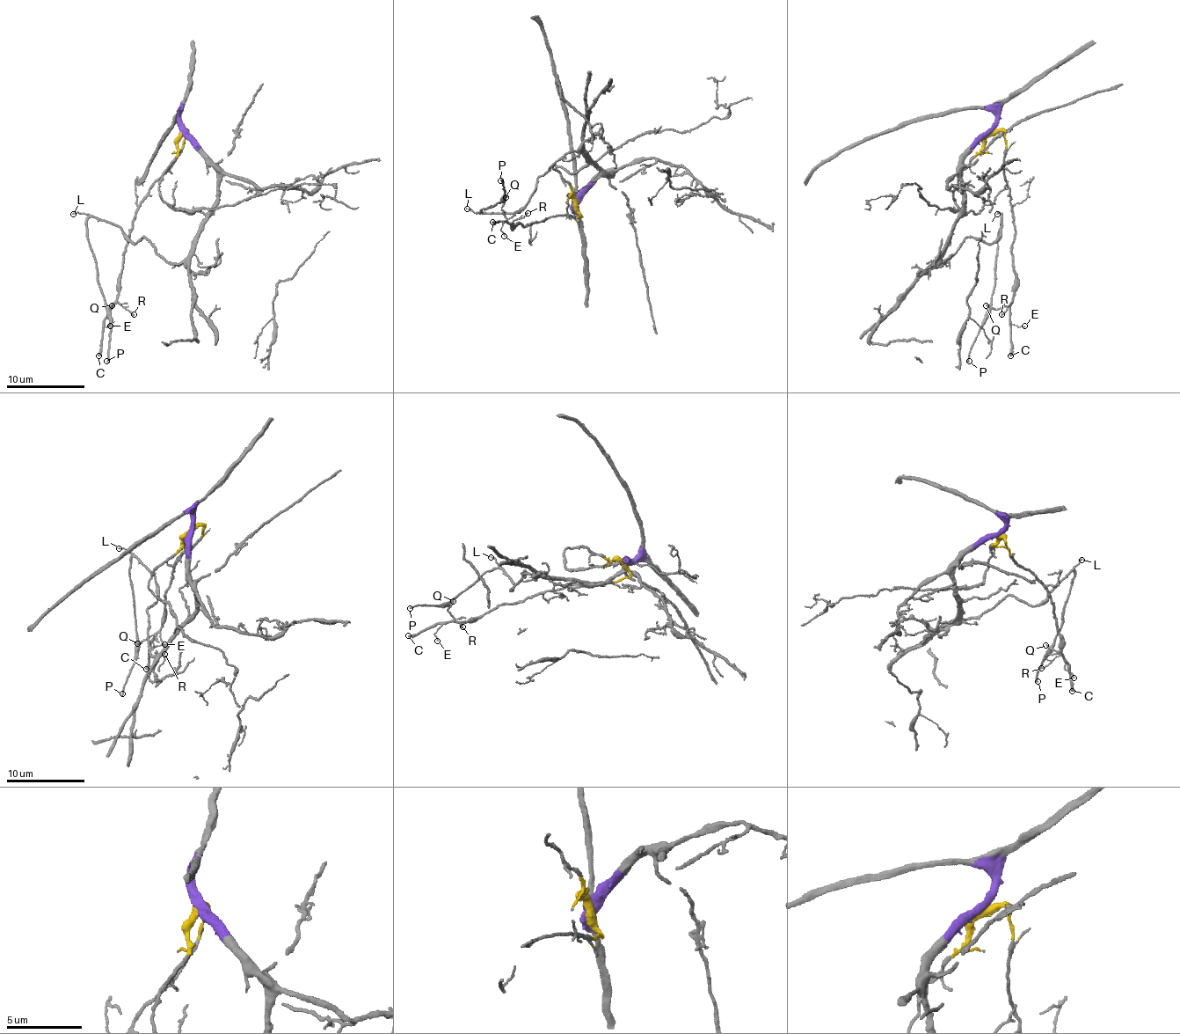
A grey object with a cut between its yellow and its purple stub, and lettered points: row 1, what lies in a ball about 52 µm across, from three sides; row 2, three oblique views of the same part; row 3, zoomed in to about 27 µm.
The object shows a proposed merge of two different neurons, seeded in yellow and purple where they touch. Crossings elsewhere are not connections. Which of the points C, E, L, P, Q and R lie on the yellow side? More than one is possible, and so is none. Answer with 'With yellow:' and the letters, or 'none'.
With yellow: C, E, Q, R

